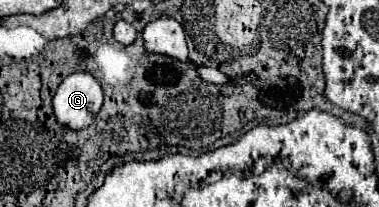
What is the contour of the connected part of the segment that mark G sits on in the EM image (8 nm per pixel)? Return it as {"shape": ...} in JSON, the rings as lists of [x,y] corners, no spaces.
{"shape":[[[89,72],[69,74],[53,94],[57,122],[71,130],[87,128],[103,104],[103,90]]]}

